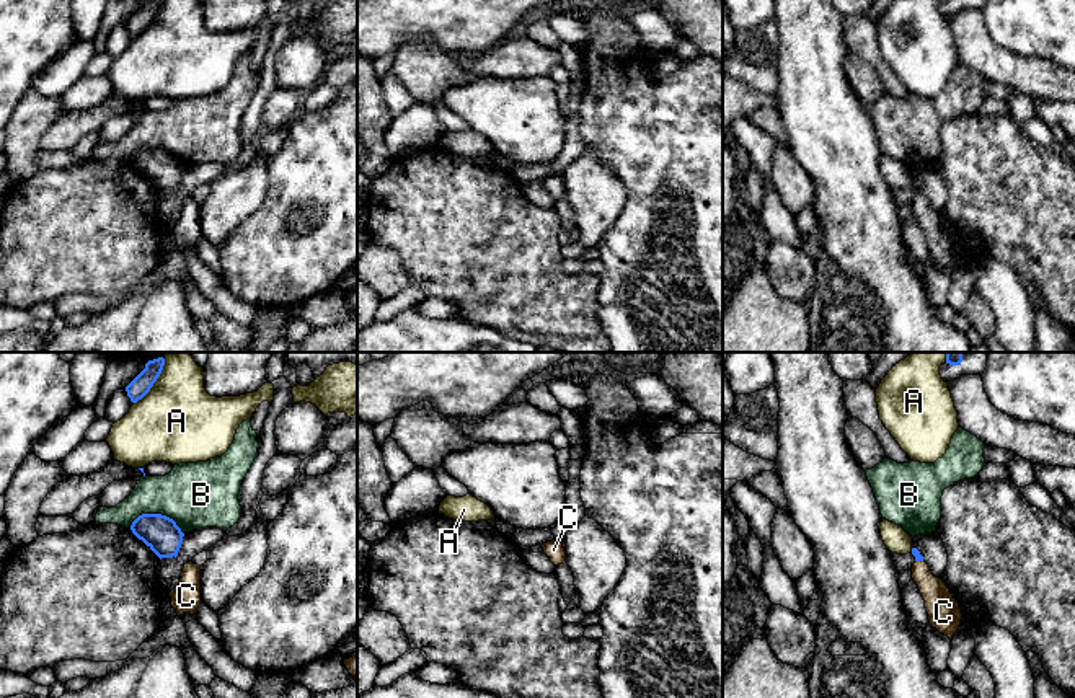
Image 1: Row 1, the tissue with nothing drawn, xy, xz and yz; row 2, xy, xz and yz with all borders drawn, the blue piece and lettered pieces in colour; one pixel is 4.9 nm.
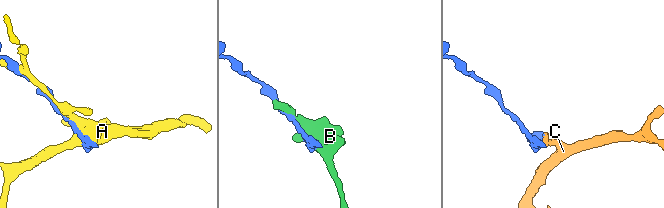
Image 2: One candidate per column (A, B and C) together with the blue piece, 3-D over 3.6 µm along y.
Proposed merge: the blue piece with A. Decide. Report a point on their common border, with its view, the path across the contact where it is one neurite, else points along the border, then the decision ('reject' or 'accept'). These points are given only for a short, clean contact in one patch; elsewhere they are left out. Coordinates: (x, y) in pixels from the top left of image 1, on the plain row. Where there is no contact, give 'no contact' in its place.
meets blue in xy at (152, 20); reject

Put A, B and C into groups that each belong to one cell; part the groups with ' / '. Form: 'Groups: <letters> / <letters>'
Groups: A / B / C

